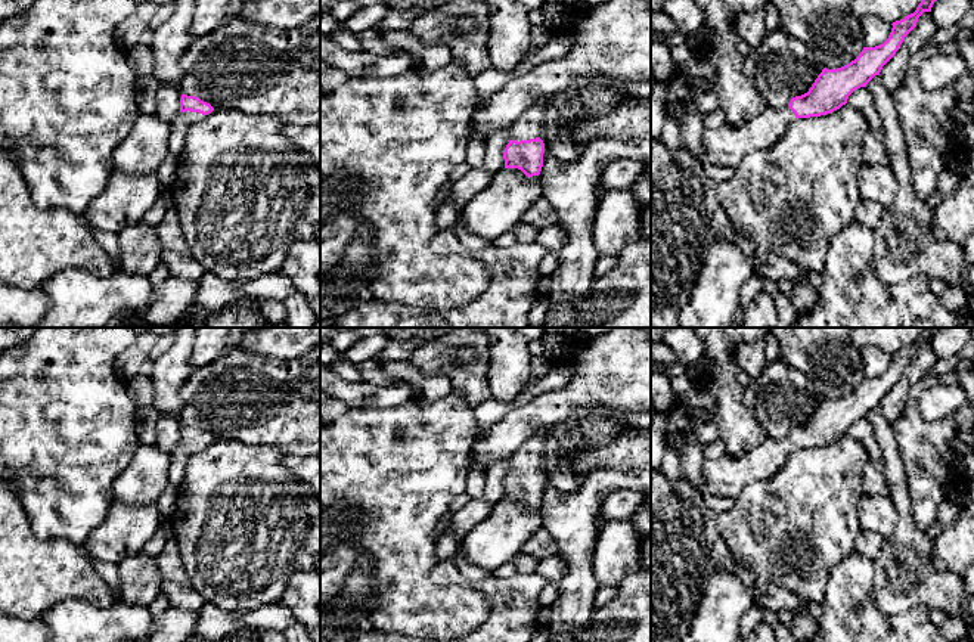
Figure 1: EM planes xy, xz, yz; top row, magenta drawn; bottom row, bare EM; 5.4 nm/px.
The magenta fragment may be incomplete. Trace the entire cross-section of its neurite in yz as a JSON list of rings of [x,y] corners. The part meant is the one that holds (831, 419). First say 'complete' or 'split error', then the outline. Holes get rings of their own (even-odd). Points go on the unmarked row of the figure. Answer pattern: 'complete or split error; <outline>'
split error; [[[924,328],[916,341],[893,353],[888,369],[875,378],[863,378],[850,394],[826,400],[818,406],[807,424],[795,427],[781,438],[766,437],[763,443],[741,458],[723,455],[705,459],[702,494],[735,499],[750,483],[773,477],[795,449],[810,449],[831,444],[847,434],[849,427],[875,407],[896,385],[905,367],[915,359],[924,342],[931,342],[937,328]]]

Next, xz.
split error; [[[534,431],[508,459],[505,499],[518,499],[527,508],[539,506],[543,497],[545,474],[539,468],[545,446],[543,431]]]

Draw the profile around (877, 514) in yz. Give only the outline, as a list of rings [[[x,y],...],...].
[[[862,491],[857,508],[860,528],[890,537],[899,524],[899,512],[890,496],[868,496]]]

